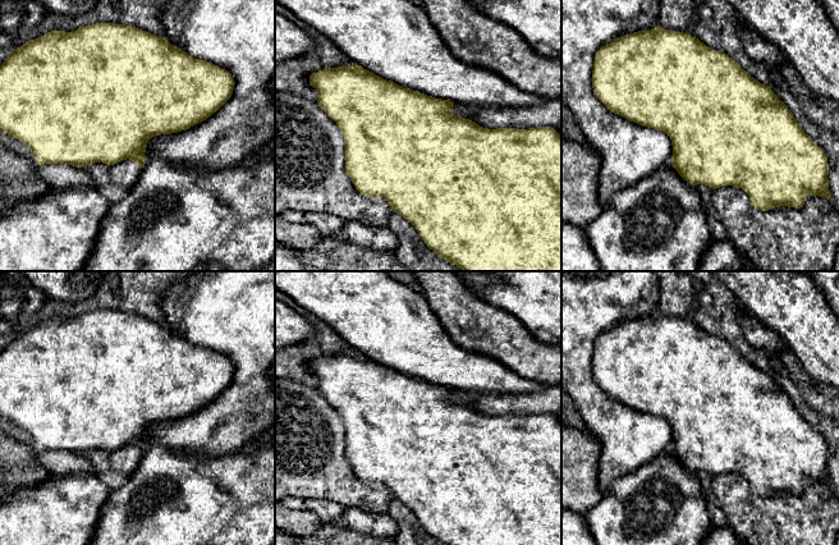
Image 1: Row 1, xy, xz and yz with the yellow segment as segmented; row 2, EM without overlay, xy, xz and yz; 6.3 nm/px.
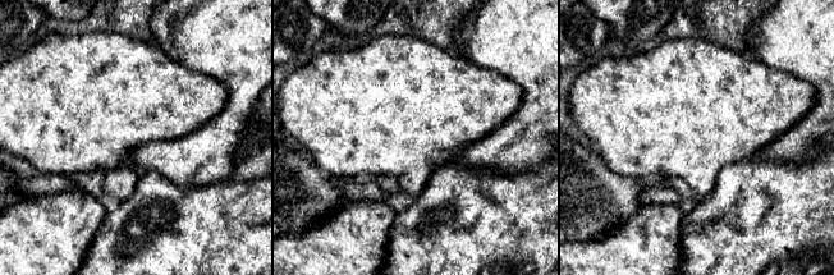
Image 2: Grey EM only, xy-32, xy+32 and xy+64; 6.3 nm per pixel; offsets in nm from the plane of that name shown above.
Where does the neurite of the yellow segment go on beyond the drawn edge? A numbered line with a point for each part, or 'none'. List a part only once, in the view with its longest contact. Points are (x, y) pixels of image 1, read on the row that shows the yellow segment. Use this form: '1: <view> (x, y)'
1: xy (125, 173)

